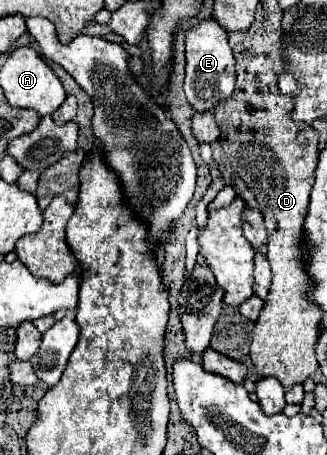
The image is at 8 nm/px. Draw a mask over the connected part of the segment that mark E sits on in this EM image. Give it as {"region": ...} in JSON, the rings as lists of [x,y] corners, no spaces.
{"region":[[[202,19],[198,25],[186,31],[186,79],[184,79],[184,93],[188,103],[196,111],[210,111],[218,105],[220,99],[228,97],[234,91],[236,81],[236,59],[232,47],[228,43],[226,29],[214,19]]]}

